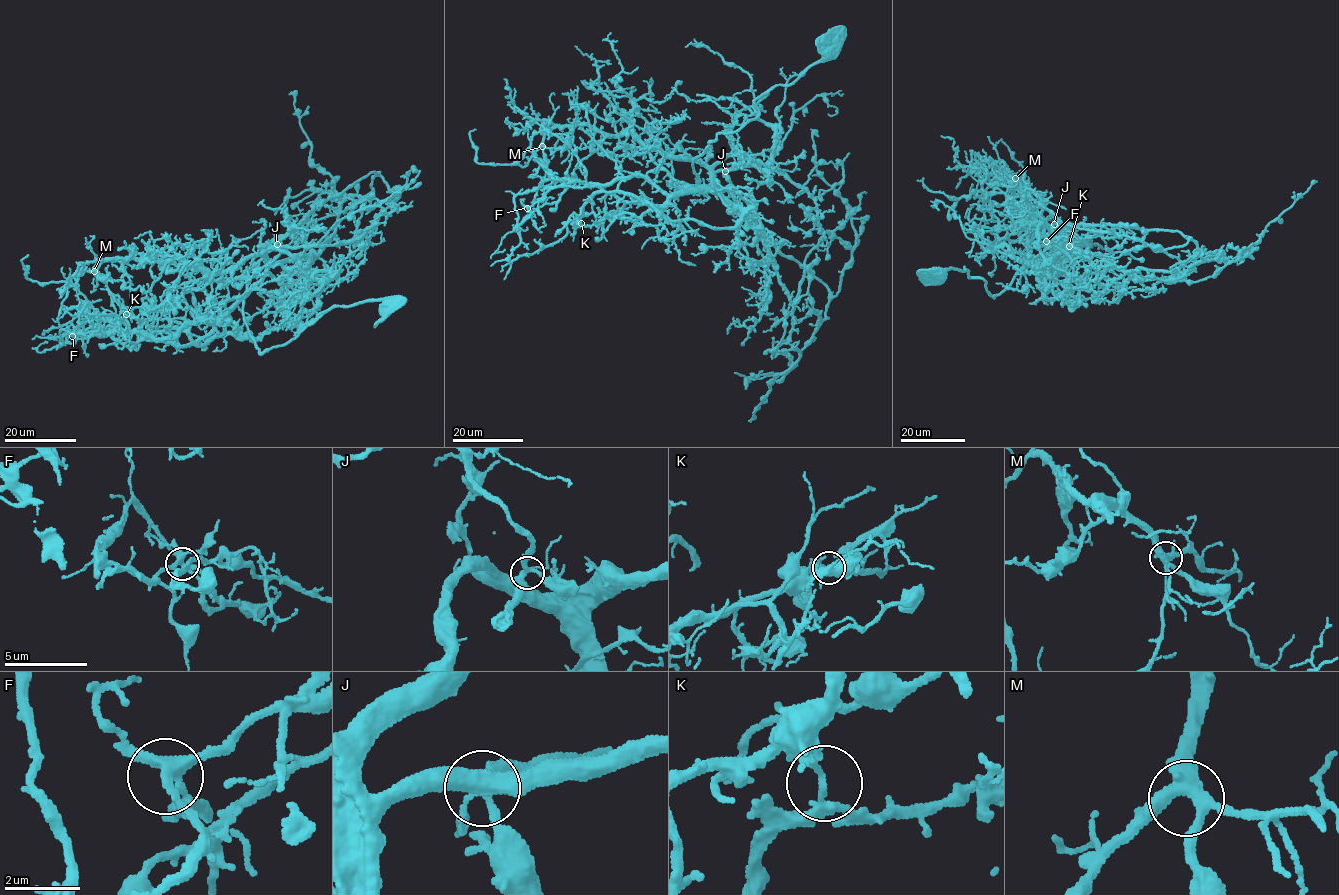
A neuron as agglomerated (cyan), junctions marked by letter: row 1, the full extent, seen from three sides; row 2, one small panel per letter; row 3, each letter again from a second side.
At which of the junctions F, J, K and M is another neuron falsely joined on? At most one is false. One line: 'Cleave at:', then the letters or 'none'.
Cleave at: K

